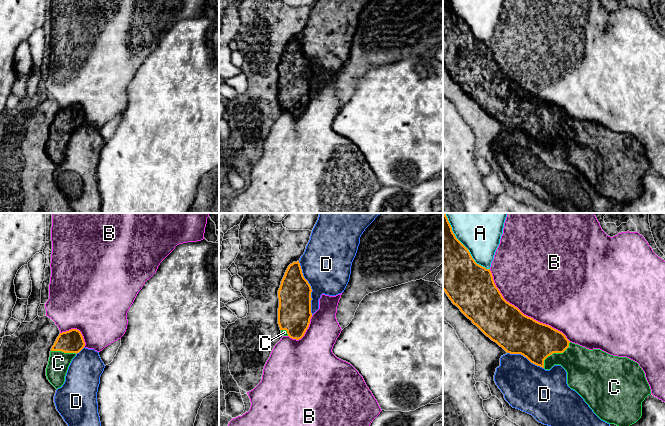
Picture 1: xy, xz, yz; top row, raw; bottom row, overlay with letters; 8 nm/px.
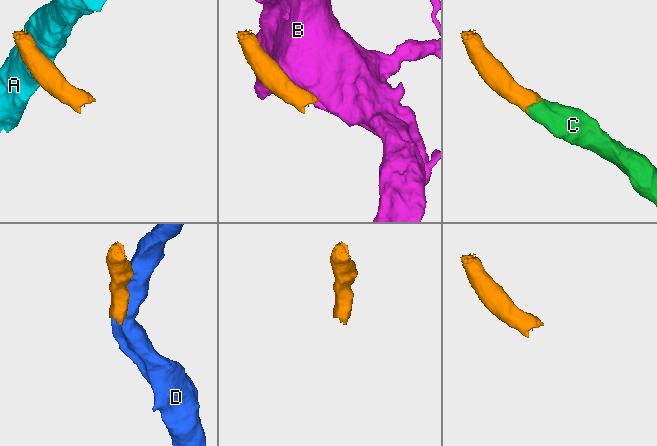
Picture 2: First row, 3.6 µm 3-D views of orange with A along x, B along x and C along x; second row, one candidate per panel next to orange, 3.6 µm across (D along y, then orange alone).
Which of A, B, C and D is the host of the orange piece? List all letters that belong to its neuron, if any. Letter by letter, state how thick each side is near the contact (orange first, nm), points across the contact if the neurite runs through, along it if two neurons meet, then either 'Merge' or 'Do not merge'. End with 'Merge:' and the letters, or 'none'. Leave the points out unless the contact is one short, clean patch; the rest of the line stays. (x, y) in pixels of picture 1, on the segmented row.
A: Thickness 440 nm (orange) against 440 nm. Do not merge
B: Thickness 320 nm (orange) against 480 nm. Do not merge
C: Thickness 300 nm (orange) against 280 nm. Path across: yz (536, 341), (549, 347), (554, 352), (564, 352), (582, 365). Merge
D: Thickness 280 nm (orange) against 400 nm. Do not merge
Merge: C

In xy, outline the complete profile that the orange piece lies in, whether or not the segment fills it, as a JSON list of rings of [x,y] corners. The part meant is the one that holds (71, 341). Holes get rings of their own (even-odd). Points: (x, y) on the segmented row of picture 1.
[[[77,329],[62,332],[57,337],[51,348],[46,368],[47,379],[56,389],[62,387],[64,384],[65,376],[72,359],[84,346],[83,336]]]

